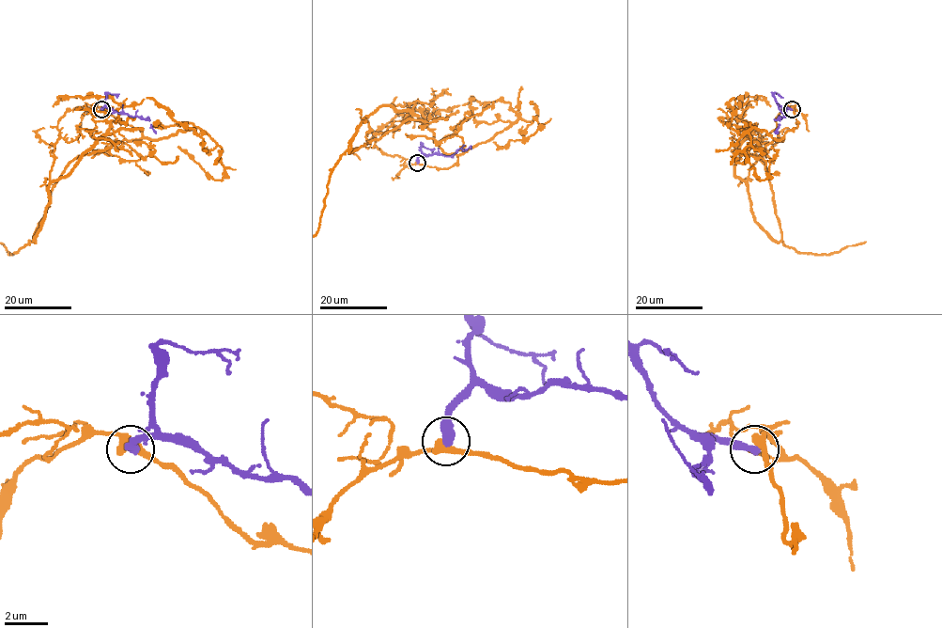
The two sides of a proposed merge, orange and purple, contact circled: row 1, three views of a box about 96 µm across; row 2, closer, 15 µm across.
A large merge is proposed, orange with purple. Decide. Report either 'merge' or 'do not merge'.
do not merge

